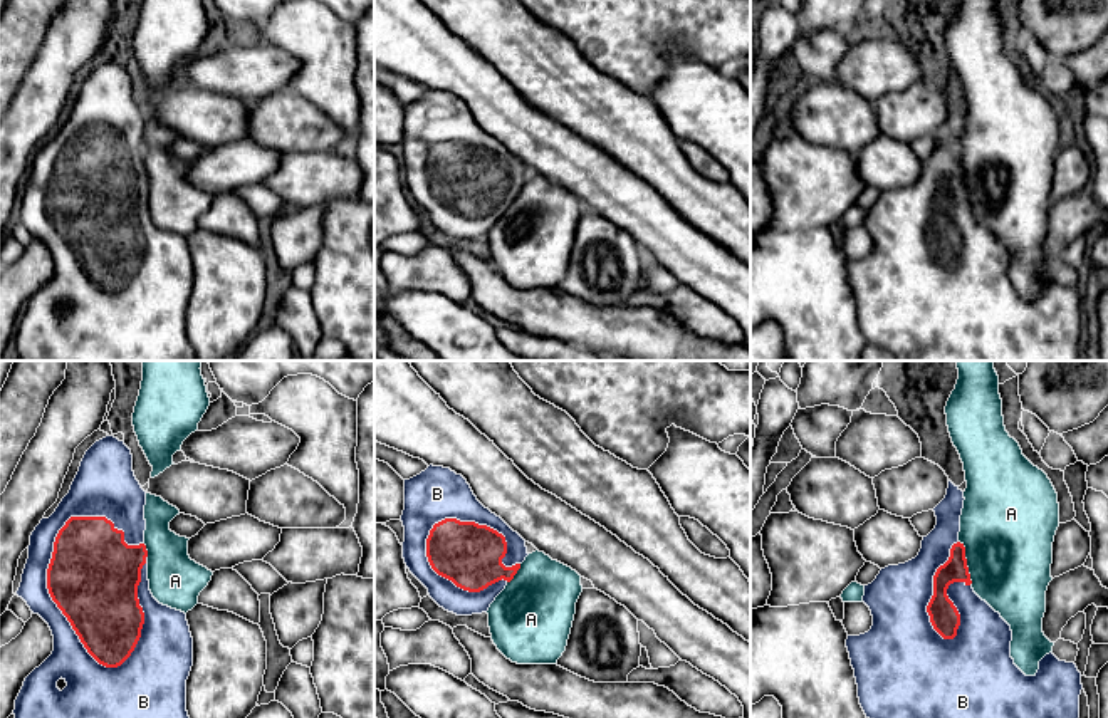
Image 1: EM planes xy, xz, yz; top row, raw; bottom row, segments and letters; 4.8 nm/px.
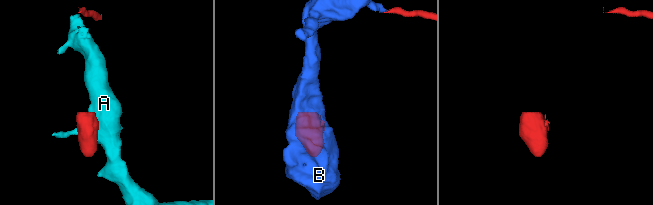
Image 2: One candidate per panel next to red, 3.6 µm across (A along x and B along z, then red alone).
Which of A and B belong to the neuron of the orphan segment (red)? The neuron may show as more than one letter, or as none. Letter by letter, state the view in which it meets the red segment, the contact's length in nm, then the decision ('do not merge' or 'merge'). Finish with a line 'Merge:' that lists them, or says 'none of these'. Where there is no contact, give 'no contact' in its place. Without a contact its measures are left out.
A: meets red in yz; contact 220 nm long; do not merge
B: meets red in xy; contact 750 nm long; merge
Merge: B

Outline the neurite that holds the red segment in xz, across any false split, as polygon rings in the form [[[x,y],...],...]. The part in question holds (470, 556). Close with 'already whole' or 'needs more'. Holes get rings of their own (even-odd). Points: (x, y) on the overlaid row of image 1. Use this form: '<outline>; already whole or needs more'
[[[430,465],[405,480],[403,559],[430,597],[457,616],[487,612],[525,560],[525,540],[485,508],[462,475]]]; needs more

